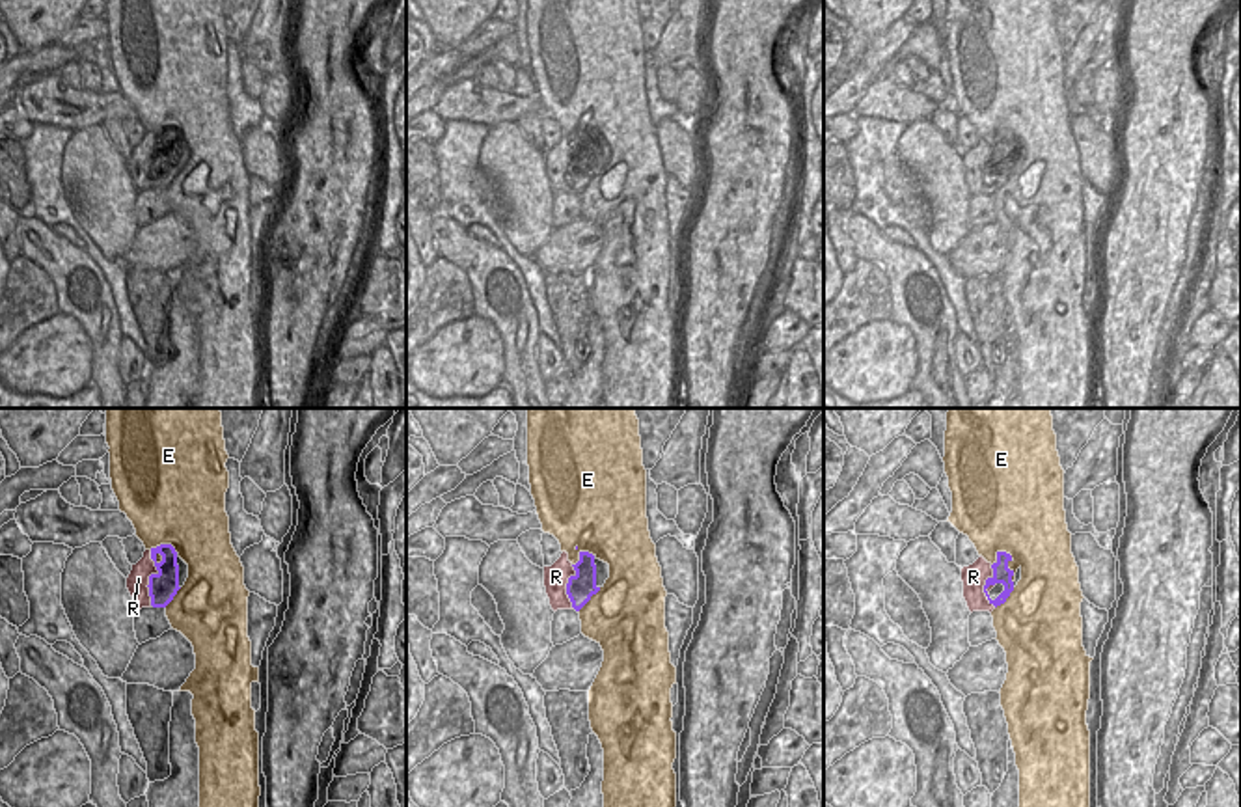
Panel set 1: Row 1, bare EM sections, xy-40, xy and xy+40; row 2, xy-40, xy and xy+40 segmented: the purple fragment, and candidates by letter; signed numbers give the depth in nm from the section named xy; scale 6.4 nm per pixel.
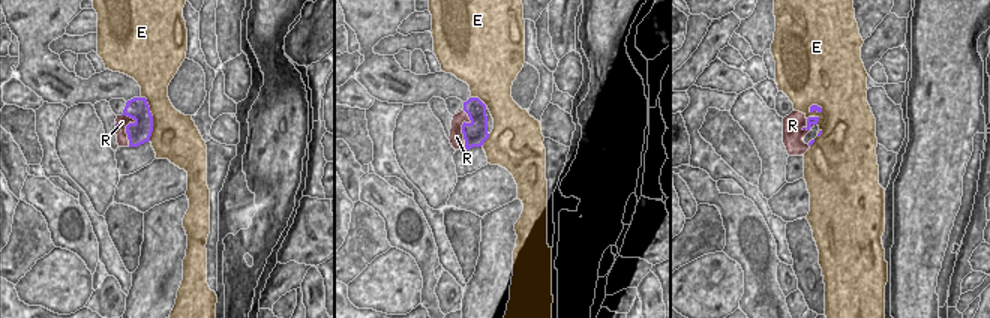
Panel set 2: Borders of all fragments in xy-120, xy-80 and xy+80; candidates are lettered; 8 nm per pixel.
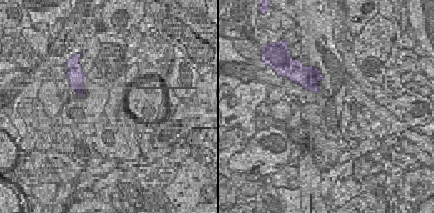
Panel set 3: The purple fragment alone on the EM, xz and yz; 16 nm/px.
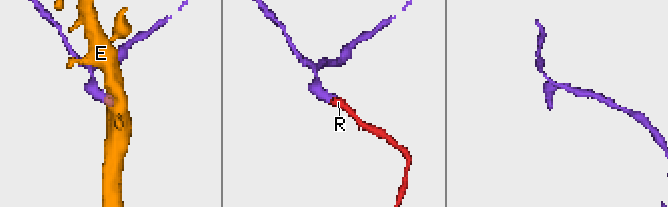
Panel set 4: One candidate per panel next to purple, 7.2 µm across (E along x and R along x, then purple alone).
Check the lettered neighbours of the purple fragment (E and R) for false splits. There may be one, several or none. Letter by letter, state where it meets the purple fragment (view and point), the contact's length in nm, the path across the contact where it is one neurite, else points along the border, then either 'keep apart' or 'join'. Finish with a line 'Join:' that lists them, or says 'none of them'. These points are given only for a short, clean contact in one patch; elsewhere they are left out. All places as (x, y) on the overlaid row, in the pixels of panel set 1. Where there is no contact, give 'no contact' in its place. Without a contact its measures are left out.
E: xy+40 (1007, 563) | 240 nm | keep apart
R: xy-40 (150, 576) | 360 nm | join
Join: R

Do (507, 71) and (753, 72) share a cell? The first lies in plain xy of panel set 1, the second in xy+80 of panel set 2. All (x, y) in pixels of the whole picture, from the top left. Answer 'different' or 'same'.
different

